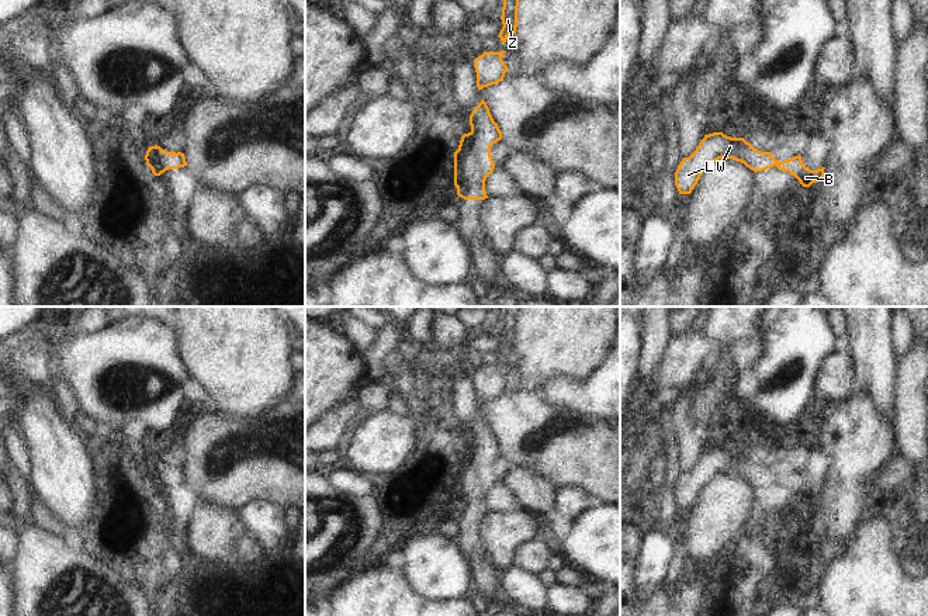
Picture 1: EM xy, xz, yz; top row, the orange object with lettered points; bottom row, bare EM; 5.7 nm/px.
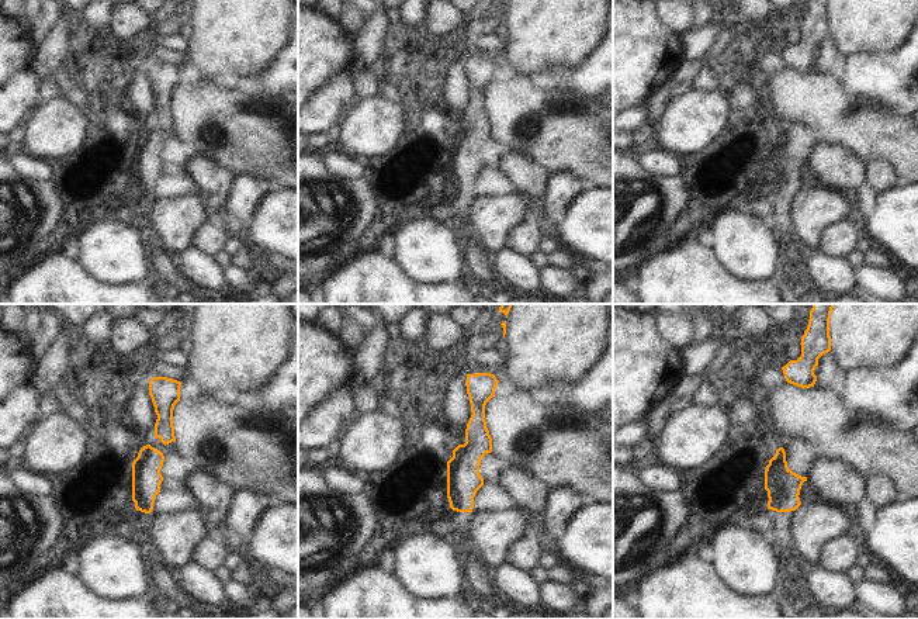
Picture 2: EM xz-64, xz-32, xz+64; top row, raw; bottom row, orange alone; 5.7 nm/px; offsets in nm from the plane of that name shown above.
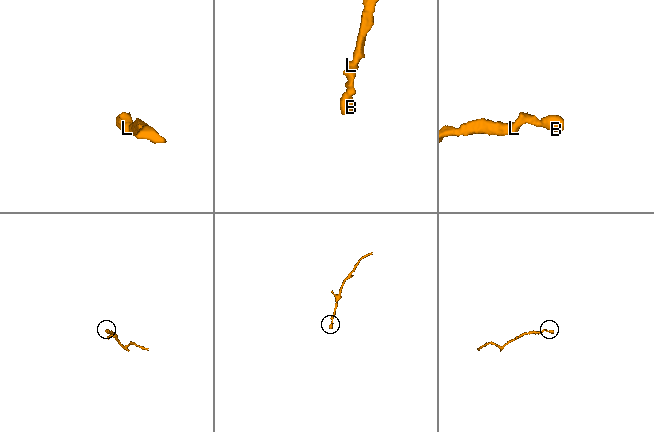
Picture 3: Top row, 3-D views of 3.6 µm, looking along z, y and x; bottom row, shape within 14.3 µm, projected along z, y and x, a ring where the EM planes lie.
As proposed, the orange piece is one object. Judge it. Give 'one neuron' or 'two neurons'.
one neuron

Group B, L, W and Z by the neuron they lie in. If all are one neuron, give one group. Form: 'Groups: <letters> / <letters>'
Groups: B L W Z

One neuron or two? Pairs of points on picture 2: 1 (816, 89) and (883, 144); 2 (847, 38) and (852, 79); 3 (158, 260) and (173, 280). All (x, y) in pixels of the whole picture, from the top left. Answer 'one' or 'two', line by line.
1: one
2: two
3: one

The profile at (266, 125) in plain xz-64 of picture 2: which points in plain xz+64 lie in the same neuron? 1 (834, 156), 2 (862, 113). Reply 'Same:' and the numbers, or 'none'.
Same: 2

